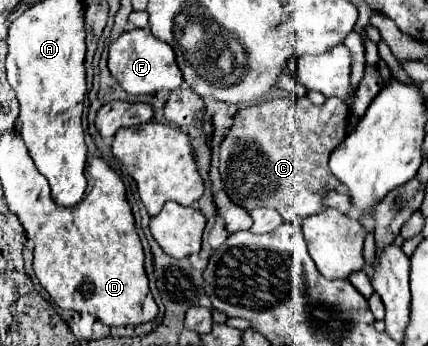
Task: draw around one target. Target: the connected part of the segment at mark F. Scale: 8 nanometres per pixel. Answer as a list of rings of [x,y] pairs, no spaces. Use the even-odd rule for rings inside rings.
[[[134,28],[122,32],[112,44],[108,52],[108,68],[114,80],[122,86],[124,92],[138,94],[154,94],[158,90],[176,90],[182,84],[182,72],[174,60],[174,50],[152,36],[148,28]]]

